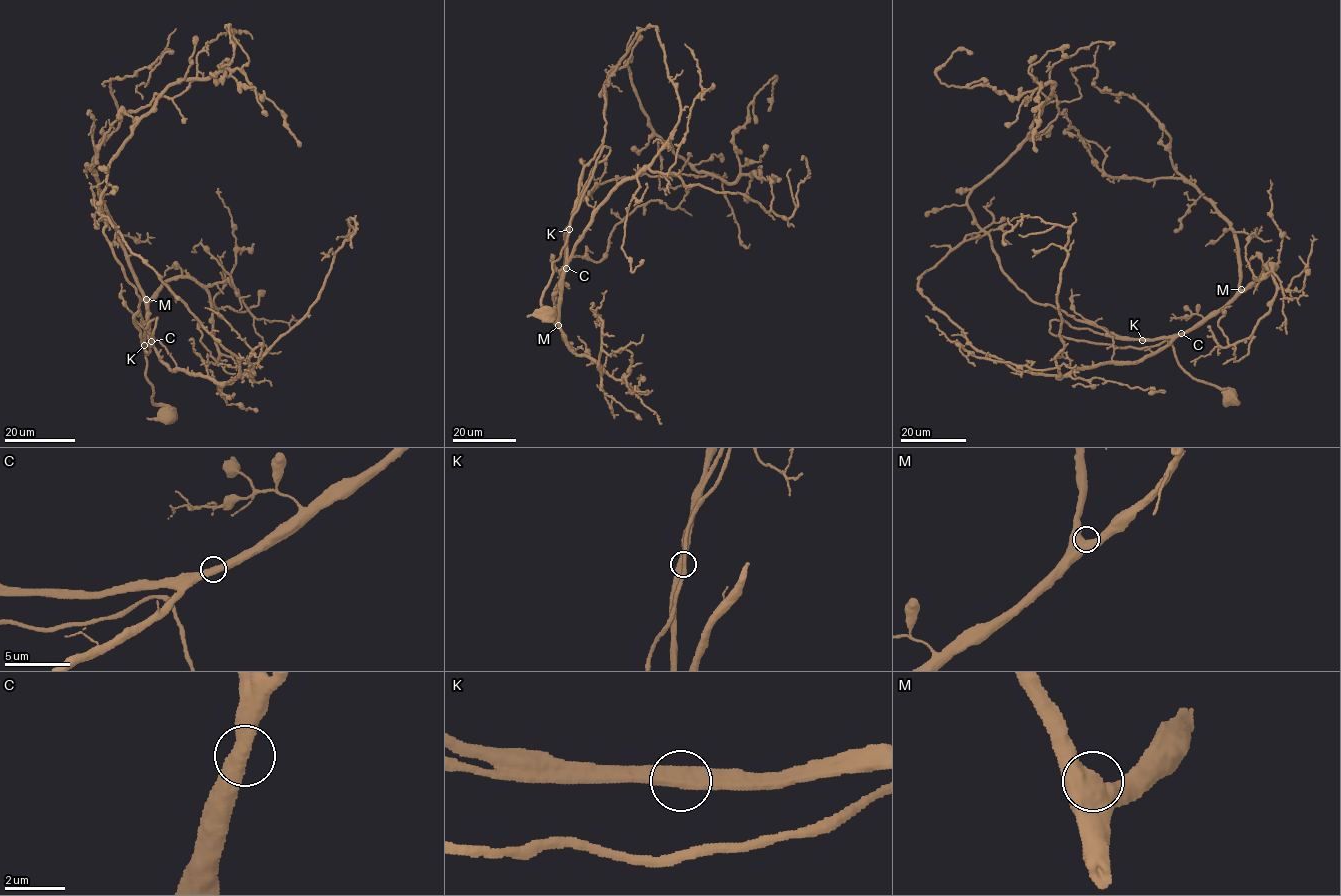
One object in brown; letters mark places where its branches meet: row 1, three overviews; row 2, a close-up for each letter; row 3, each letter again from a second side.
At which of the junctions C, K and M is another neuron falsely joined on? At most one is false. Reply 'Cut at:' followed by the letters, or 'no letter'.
Cut at: no letter

